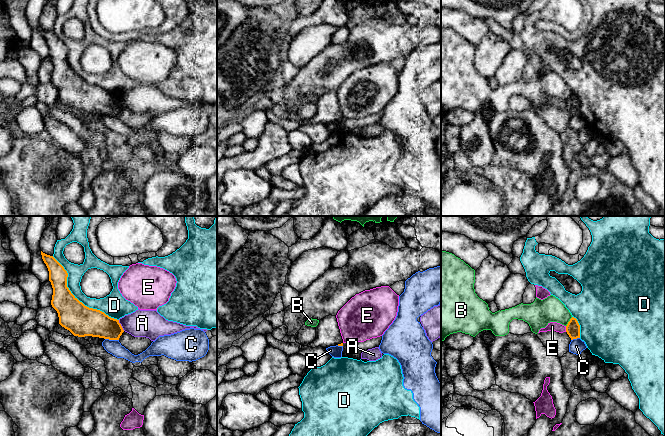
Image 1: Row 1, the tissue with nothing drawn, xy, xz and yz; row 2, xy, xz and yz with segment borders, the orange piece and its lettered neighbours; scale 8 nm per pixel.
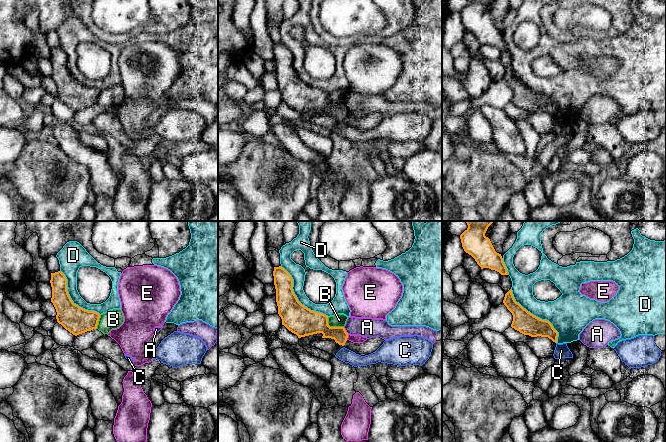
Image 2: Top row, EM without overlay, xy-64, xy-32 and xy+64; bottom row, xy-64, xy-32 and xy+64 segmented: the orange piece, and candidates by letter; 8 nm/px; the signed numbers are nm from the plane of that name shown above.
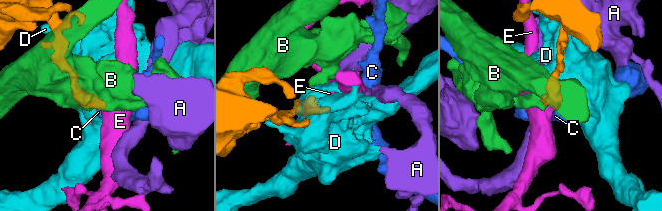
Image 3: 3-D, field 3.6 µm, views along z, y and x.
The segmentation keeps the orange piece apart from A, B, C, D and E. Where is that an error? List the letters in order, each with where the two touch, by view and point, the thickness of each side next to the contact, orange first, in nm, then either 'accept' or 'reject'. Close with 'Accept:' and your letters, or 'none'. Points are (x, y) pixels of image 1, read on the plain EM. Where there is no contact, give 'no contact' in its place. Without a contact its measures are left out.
A: xy (120, 101) | 220/220 nm | reject
B: yz (568, 98) | 110/220 nm | reject
C: xy (112, 115) | 220/120 nm | reject
D: xy (76, 74) | 240/130 nm | reject
E: yz (566, 105) | 110/80 nm | reject
Accept: none

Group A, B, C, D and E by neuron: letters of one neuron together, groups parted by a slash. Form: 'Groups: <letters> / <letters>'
Groups: A / B / C / D / E

